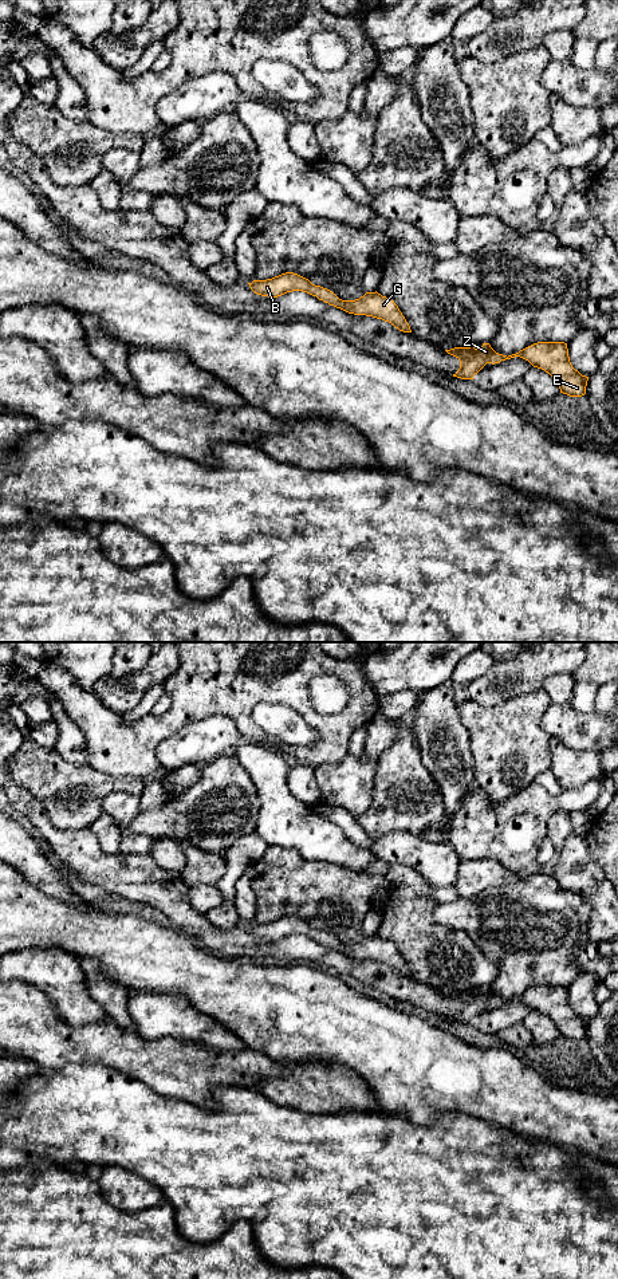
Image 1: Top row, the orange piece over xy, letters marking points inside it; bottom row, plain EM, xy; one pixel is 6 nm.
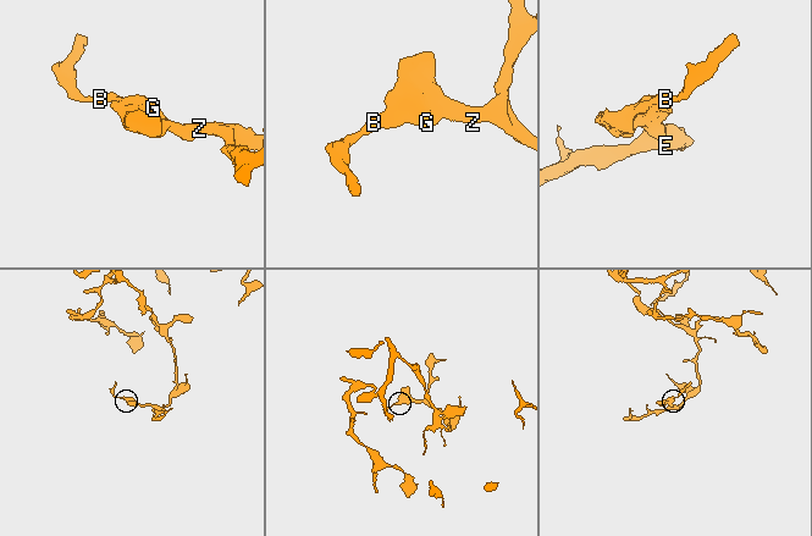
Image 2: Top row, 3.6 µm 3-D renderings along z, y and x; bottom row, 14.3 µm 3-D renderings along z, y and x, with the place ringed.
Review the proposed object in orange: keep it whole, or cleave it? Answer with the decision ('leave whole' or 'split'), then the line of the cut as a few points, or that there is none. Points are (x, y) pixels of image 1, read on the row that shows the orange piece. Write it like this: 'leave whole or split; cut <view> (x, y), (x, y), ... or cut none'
leave whole; cut none

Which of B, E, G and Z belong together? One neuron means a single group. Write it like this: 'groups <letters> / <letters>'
groups B E G Z

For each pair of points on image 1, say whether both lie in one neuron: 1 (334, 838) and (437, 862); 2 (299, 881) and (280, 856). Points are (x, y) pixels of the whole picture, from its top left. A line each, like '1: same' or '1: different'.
1: different
2: different

